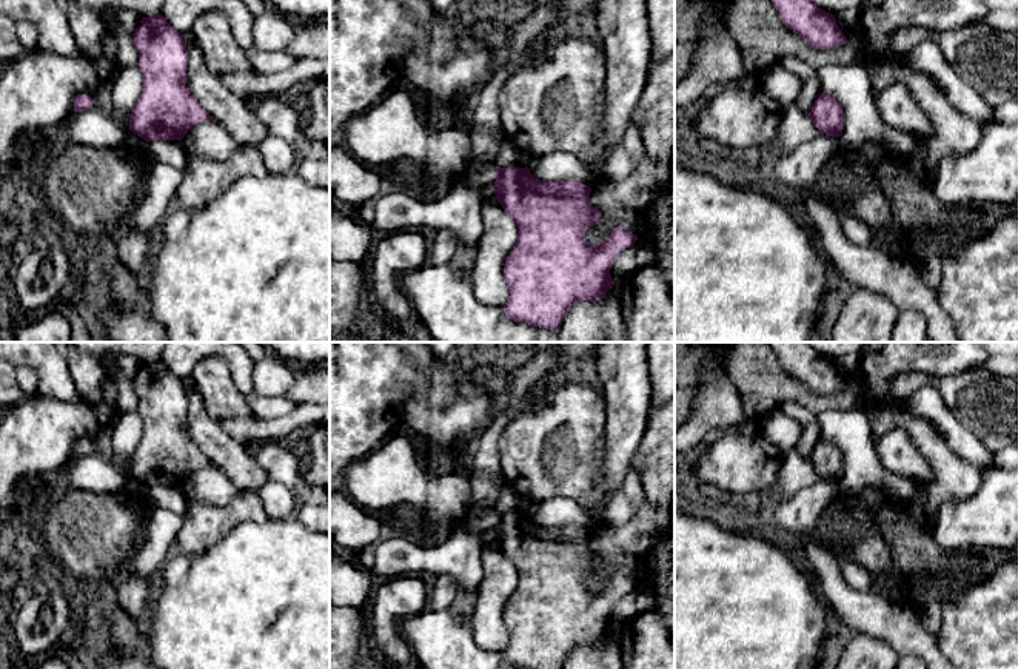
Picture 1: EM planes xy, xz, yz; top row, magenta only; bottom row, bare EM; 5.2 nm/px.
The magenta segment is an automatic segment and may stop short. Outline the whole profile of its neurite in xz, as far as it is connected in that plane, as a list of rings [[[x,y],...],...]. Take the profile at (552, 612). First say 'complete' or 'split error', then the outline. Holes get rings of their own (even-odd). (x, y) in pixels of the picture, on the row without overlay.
complete; [[[496,512],[496,516],[496,544],[517,572],[516,590],[504,612],[510,637],[505,658],[508,664],[525,669],[562,669],[576,649],[599,646],[613,634],[610,614],[616,601],[633,590],[638,581],[613,573],[607,586],[590,590],[585,577],[602,563],[590,549],[590,532],[579,527],[545,527],[534,523],[527,512]]]

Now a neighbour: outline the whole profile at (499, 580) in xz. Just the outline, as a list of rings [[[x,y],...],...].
[[[496,543],[482,550],[484,578],[477,586],[471,618],[474,641],[487,651],[504,652],[508,630],[504,621],[507,601],[516,590],[517,572]]]

